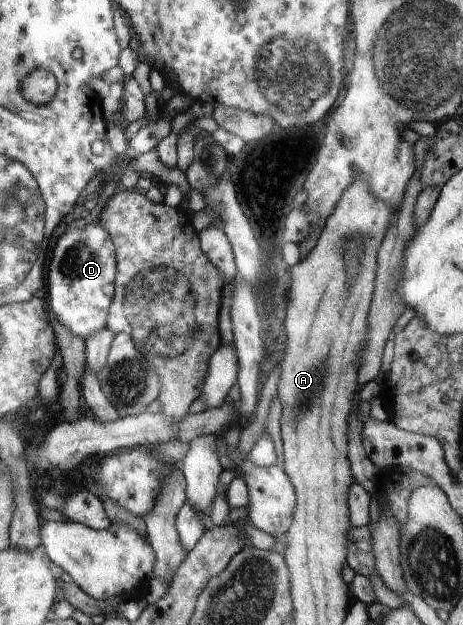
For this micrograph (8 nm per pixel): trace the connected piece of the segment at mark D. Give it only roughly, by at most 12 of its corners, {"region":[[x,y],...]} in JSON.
{"region":[[104,226],[67,229],[50,311],[85,341],[106,326],[116,271]]}

